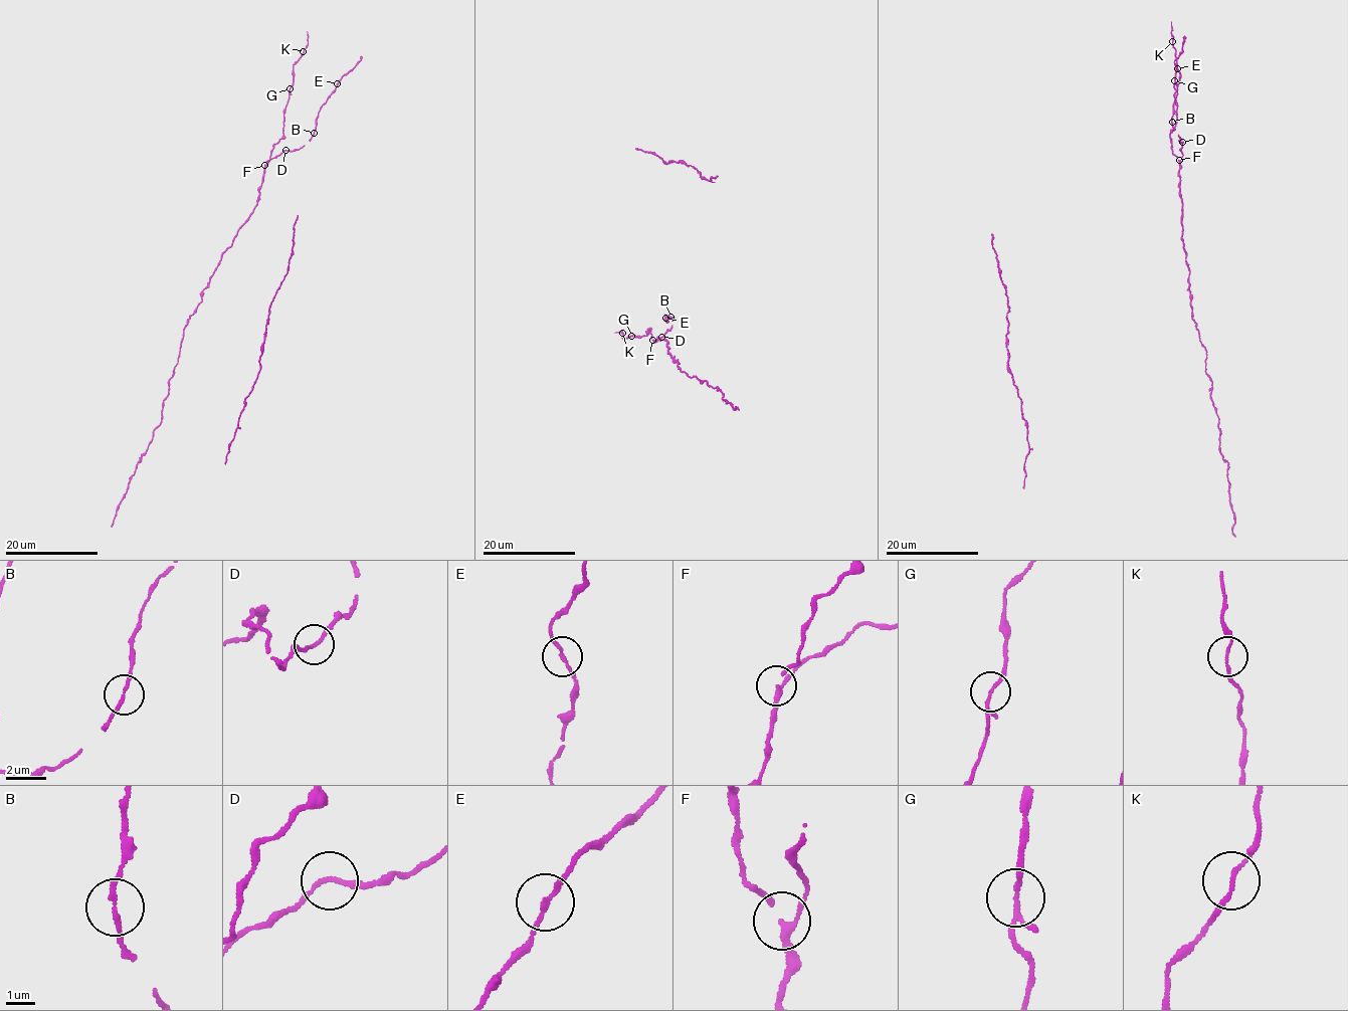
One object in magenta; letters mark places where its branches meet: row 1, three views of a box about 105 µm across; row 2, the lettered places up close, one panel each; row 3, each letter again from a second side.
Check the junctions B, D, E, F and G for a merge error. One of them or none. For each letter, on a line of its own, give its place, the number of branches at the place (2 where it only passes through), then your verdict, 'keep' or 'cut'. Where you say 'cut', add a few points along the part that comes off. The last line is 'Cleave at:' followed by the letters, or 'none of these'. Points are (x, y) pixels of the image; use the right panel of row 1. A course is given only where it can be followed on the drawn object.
B: at (1172, 122); 2 branches meet; keep
D: at (1182, 142); 2 branches meet; keep
E: at (1177, 68); 2 branches meet; keep
F: at (1179, 160); 3 branches meet; keep
G: at (1174, 80); 3 branches meet; keep
Cleave at: none of these

